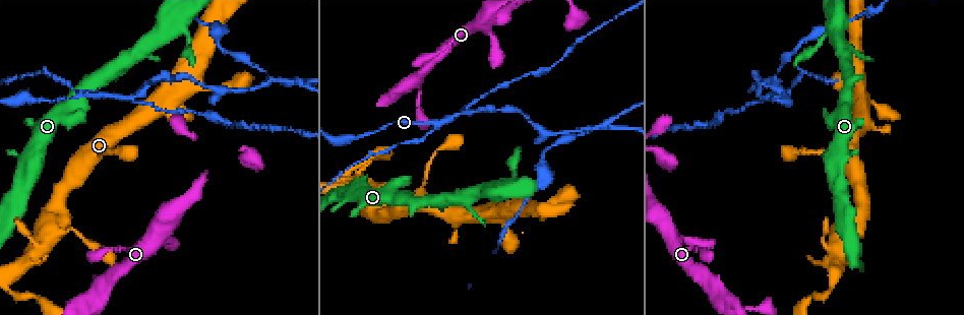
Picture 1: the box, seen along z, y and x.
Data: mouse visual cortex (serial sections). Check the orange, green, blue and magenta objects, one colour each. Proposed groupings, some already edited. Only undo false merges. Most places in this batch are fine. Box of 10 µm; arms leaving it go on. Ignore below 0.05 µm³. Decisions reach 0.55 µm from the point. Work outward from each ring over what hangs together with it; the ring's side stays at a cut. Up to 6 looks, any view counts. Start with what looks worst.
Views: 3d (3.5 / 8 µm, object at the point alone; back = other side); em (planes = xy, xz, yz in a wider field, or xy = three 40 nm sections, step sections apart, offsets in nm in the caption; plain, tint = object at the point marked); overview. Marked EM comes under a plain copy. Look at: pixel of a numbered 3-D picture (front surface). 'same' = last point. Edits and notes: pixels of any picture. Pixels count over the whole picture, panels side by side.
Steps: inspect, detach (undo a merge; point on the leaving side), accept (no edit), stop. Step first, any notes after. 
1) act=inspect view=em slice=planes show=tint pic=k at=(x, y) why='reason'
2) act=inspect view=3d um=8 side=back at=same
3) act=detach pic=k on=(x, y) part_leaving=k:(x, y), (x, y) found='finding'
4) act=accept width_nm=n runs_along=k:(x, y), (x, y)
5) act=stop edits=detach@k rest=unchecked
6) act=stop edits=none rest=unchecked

act=inspect view=3d um=8 pic=1 at=(765, 98) why='a narrow waist'

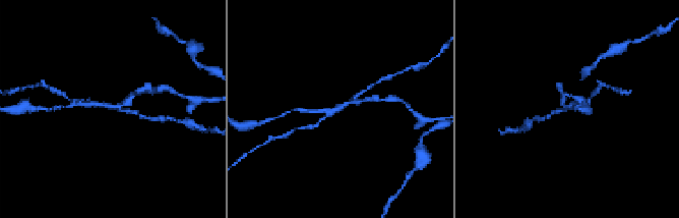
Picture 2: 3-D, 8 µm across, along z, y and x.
act=inspect view=em slice=xy step=1 show=tint at=same arms=3 arm_widths_nm=150,150,150

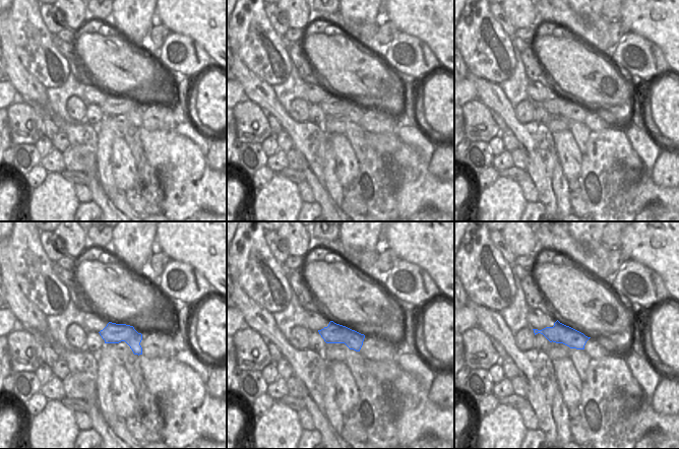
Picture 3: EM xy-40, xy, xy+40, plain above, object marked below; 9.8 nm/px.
act=detach pic=2 on=(311, 126) found='a second cell is stuck on'

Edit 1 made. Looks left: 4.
act=inspect view=3d um=3.5 pic=1 at=(594, 128) why='sharp bend'

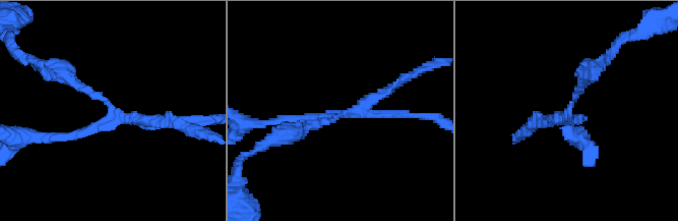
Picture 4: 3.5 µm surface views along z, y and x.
act=inspect view=em slice=xy step=3 show=tint pic=4 at=(338, 115) arms=4 arm_widths_nm=150,150,150,150

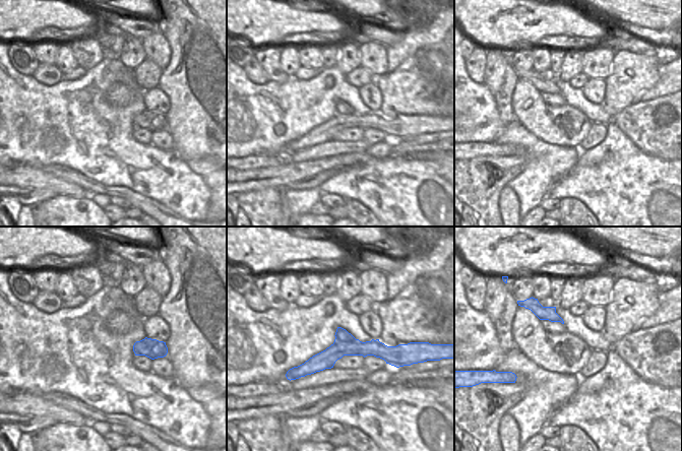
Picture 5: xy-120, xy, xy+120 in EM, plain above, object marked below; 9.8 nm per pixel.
act=detach pic=4 on=(310, 124) part_leaving=4:(342, 114), (266, 143) found='a second cell is stuck on'

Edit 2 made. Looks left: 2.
act=inspect view=3d um=3.5 pic=1 at=(417, 82) why='side arm on a straight run'

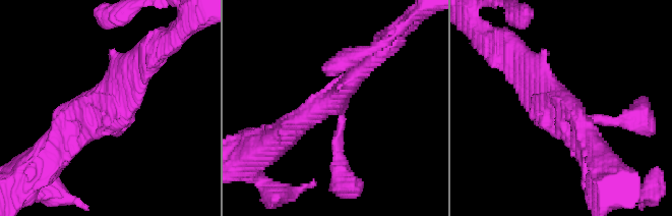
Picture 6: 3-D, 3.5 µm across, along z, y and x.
act=inspect view=em slice=planes show=tint pic=6 at=(333, 103) arms=3 arm_widths_nm=200,300,300 why='shape alone is not enough'

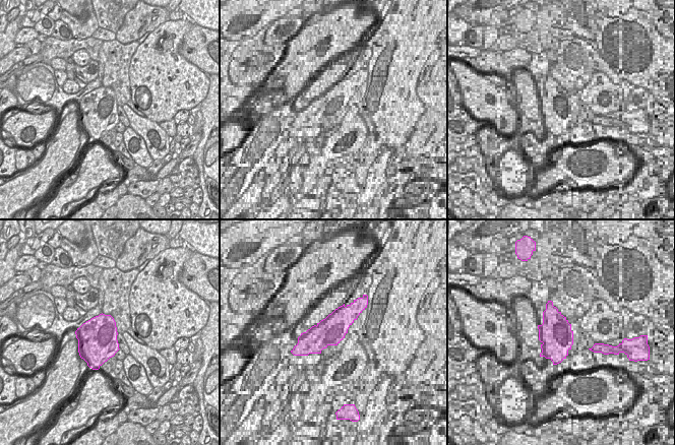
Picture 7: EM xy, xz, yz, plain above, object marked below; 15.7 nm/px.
act=accept runs_along=6:(140, 62), (53, 143) found='continuous, no second cell'

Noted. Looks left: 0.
act=stop edits=detach@2,detach@4 rest=unchecked

